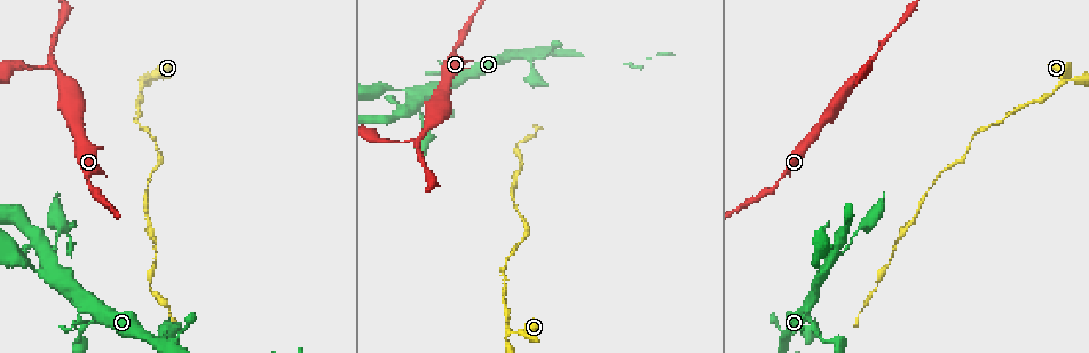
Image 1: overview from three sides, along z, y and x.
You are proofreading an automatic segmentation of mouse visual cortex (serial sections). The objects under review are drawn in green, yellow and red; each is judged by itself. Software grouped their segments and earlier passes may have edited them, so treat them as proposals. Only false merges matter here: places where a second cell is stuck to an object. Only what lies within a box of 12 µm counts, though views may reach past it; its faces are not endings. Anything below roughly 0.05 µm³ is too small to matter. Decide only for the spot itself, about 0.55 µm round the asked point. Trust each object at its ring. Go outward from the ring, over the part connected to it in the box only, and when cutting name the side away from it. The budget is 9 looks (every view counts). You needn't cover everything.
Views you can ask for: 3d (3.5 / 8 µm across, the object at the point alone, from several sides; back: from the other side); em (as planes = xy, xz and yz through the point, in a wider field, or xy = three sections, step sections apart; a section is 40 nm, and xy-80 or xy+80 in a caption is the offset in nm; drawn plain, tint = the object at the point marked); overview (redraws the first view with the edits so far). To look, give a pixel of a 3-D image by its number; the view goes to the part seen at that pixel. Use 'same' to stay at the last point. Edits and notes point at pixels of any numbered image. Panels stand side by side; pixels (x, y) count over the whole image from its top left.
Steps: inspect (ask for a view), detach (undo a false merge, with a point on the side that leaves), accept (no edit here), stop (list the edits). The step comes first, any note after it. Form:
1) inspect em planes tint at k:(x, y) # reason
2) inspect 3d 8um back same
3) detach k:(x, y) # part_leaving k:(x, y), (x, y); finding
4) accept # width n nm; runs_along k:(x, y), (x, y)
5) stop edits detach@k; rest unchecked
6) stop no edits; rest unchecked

inspect 3d 3.5um at 1:(793, 330) # narrows sharply

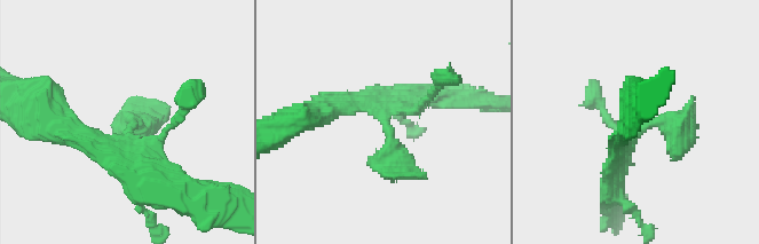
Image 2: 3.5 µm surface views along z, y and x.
inspect em xy step 1 plain at 2:(130, 127)

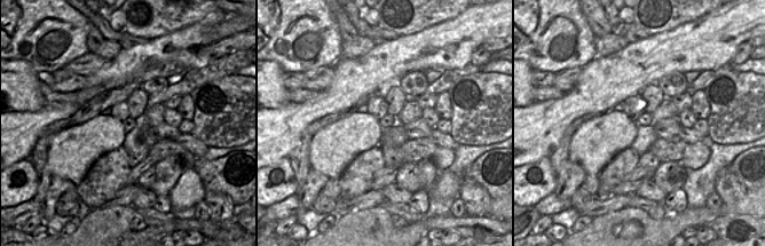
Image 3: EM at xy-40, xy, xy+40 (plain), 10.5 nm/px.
inspect em xy step 1 tint same # with the object marked

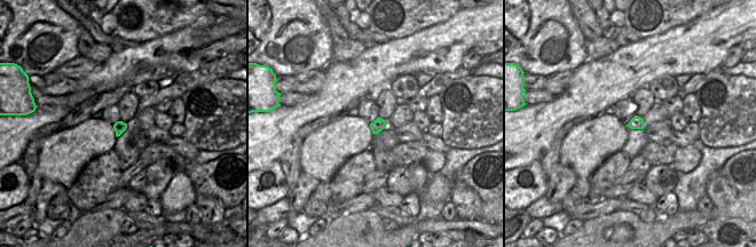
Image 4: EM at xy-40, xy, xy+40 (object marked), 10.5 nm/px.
accept # width 140 nm; runs_along 2:(338, 108), (377, 108), (390, 158), (419, 175); continuous, no second cell

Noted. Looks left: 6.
inspect 3d 8um at 1:(1064, 83) # three-way junction

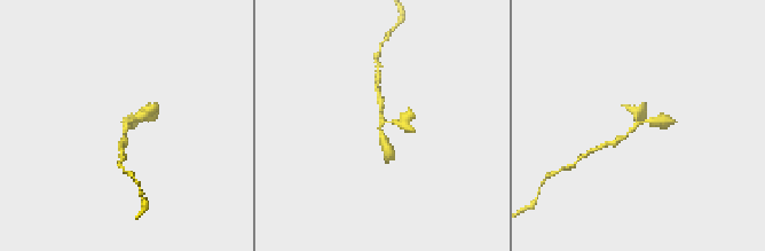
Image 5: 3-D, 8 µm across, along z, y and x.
inspect 3d 3.5um at 5:(123, 126)

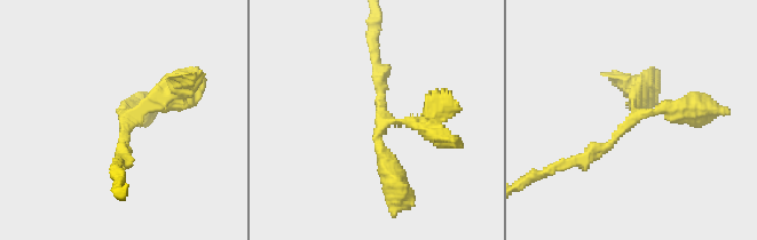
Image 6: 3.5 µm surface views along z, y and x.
inspect em planes tint at 6:(381, 125) # arms 3; arm_widths 200, 250, 300 nm; shape alone is not enough

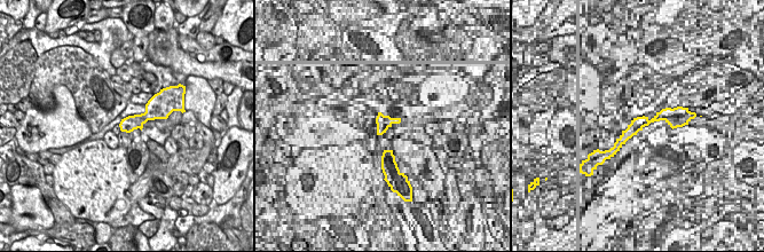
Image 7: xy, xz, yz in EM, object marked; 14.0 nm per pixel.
accept # runs_along 6:(433, 118), (377, 133), (402, 188); one cell here

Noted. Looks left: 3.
inspect 3d 3.5um at 1:(421, 137) # thin neck

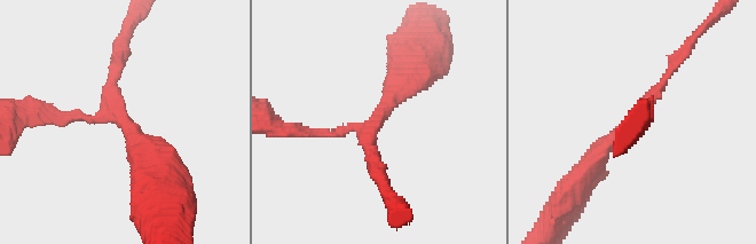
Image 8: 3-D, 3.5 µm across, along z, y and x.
inspect em planes tint at 8:(371, 122) # arms 3; arm_widths 100, 150, 200 nm

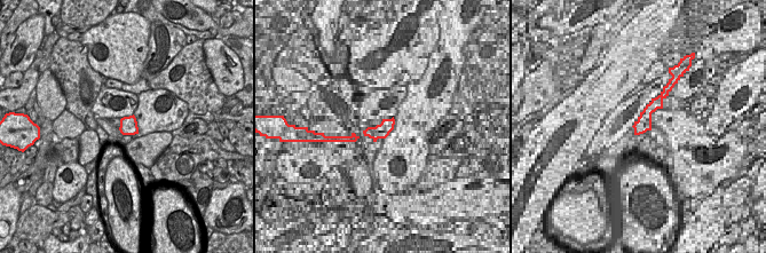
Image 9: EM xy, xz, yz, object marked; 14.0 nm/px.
inspect em xy step 1 tint same

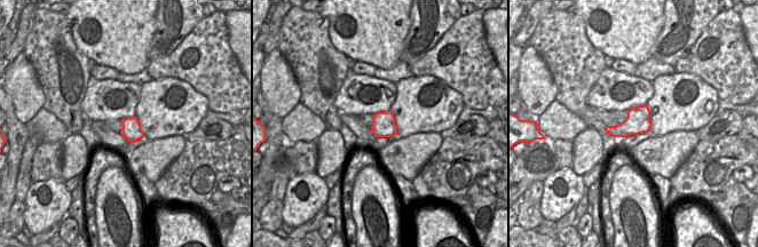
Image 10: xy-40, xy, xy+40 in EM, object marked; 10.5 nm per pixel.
accept # runs_along 8:(408, 77), (365, 127), (296, 130); one cell here

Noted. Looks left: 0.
stop no edits; rest unchecked

